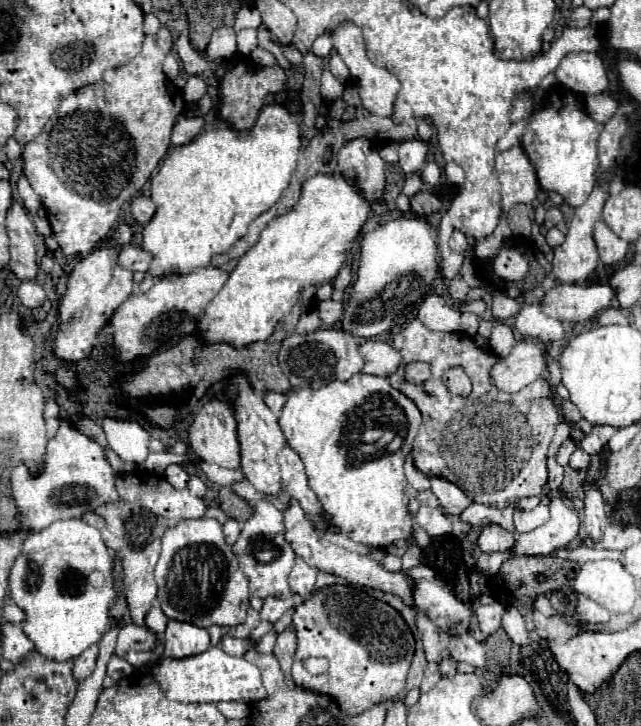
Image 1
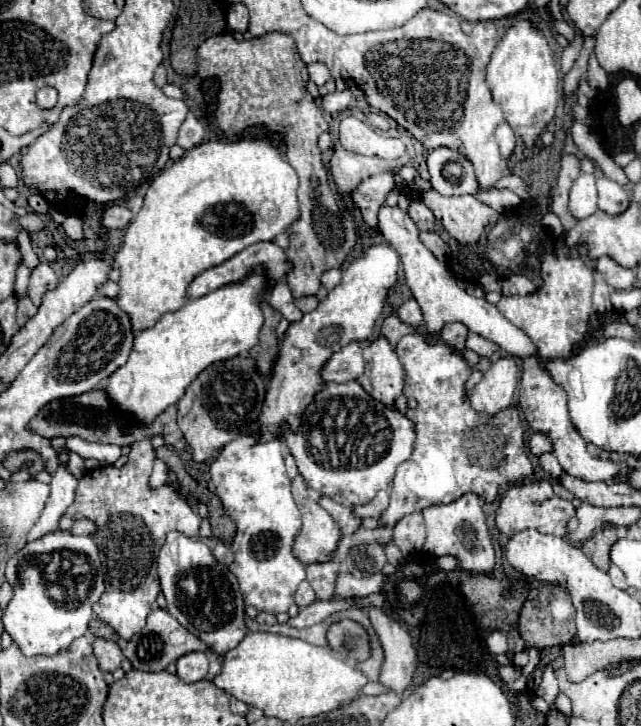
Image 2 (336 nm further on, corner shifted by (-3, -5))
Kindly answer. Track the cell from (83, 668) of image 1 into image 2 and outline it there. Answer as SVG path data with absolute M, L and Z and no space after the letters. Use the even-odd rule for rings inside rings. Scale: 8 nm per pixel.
M95 639L93 649L95 649L95 657L99 659L99 665L101 665L103 671L115 671L117 667L121 667L123 653L121 653L121 647L115 641Z

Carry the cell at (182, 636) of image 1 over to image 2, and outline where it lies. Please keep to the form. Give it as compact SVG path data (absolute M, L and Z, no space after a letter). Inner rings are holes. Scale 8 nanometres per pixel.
M187 653L177 661L177 677L185 683L195 683L207 677L207 657L205 653Z

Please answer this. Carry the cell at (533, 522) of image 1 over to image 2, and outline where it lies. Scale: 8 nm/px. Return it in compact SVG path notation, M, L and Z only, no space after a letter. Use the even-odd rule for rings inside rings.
M541 479L541 481L513 485L513 487L505 489L499 499L497 511L495 511L495 523L497 523L497 529L505 537L513 537L515 533L519 533L523 529L537 529L541 533L563 537L567 533L567 523L573 515L575 515L573 503L557 497L551 489L551 483Z

